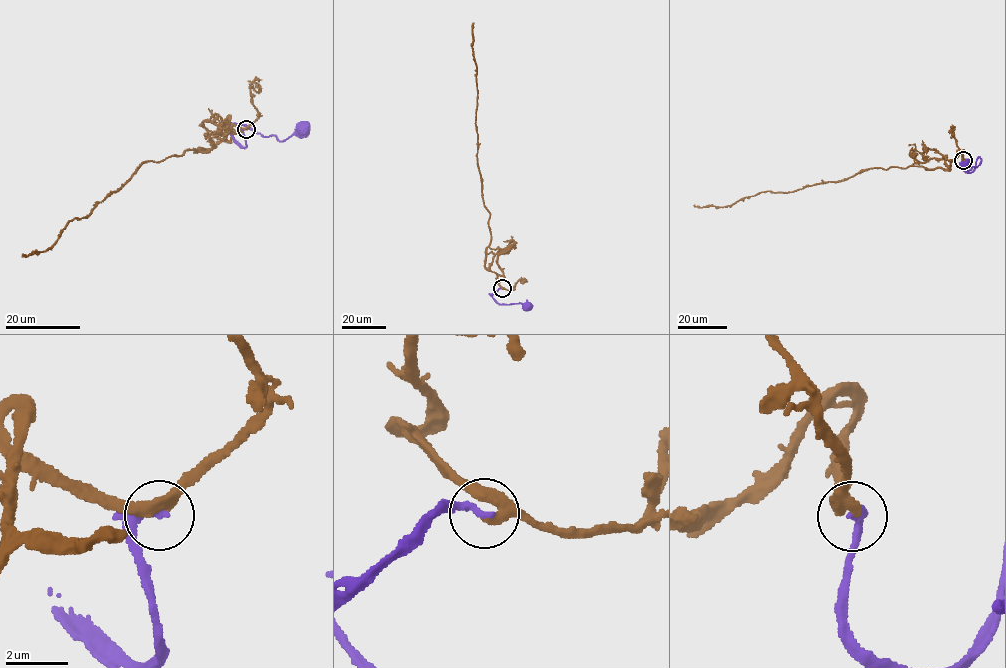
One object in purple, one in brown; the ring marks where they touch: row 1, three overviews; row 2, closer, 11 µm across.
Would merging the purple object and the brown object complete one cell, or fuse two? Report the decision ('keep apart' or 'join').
join

